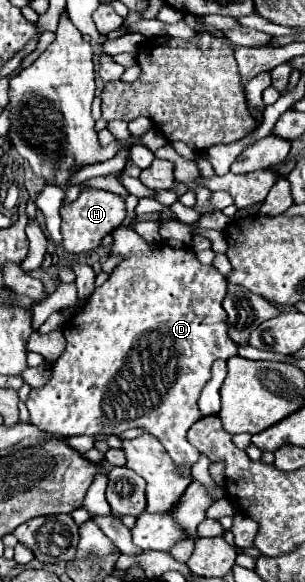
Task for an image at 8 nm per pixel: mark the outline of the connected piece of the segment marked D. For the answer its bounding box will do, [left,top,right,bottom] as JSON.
[25,227,237,467]

